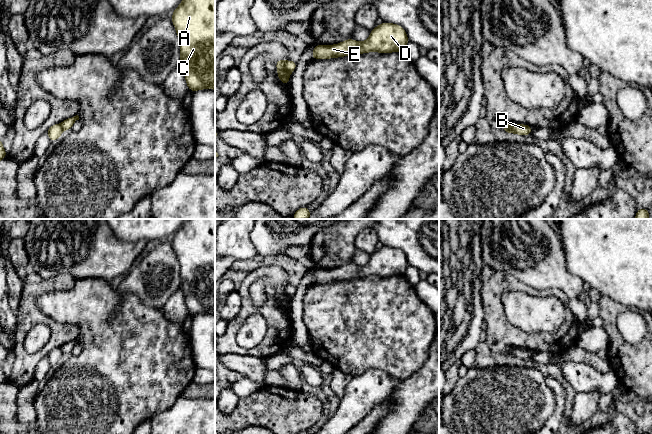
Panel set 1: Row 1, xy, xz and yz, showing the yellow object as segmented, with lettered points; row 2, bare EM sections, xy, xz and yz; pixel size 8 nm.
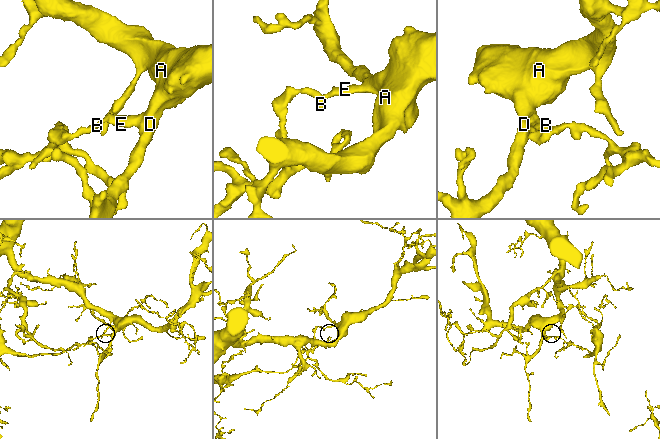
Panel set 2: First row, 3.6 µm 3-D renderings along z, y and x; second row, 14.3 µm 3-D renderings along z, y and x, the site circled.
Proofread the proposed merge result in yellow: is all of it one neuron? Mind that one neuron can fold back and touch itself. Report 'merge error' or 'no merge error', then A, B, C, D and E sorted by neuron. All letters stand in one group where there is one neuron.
merge error; A C D E / B

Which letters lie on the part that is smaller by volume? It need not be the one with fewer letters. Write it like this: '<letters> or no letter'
B

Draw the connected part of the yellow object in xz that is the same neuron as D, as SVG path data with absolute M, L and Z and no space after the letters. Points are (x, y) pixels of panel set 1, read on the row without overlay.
M383 246L371 254L364 266L347 263L335 269L317 269L313 272L312 283L329 283L367 276L402 276L409 266L404 252Z

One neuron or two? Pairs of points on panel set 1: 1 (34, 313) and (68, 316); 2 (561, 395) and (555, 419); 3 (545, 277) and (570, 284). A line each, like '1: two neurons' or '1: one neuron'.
1: two neurons
2: one neuron
3: one neuron

